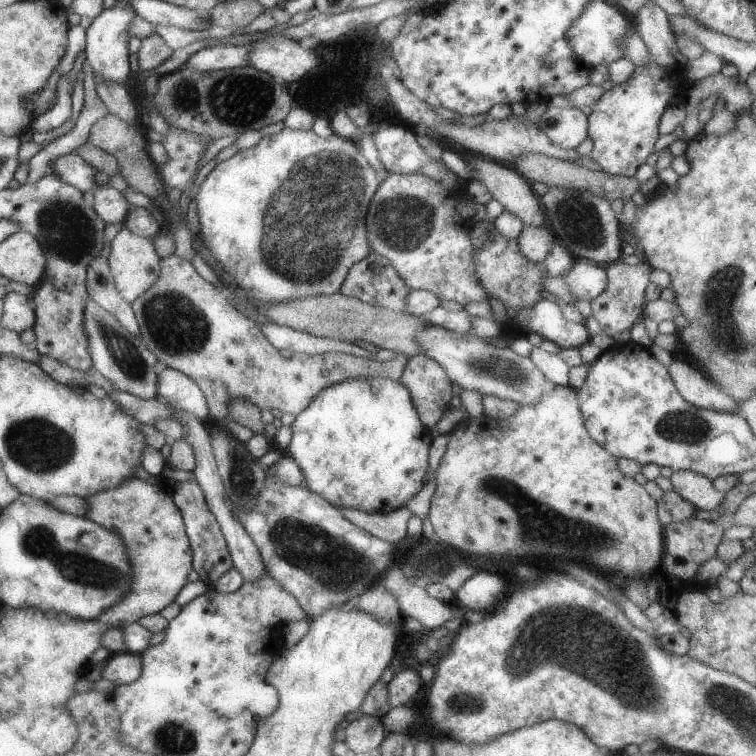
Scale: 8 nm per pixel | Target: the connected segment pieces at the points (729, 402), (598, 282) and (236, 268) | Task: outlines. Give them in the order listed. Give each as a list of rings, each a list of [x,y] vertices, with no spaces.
[[[672,360],[666,368],[677,393],[691,406],[713,412],[738,412],[739,403],[724,394],[697,368]]]
[[[575,258],[571,268],[561,272],[561,280],[576,301],[591,302],[607,287],[605,266]]]
[[[284,127],[277,134],[262,137],[257,145],[252,148],[237,150],[231,158],[215,164],[213,170],[205,176],[194,197],[197,217],[199,217],[198,235],[203,242],[203,246],[213,254],[213,260],[217,260],[217,264],[221,264],[221,270],[225,270],[227,276],[233,280],[233,284],[237,284],[237,288],[241,288],[245,292],[245,296],[249,296],[257,302],[273,304],[309,296],[335,295],[340,292],[349,268],[371,252],[367,236],[365,236],[367,234],[365,212],[367,212],[367,204],[369,204],[377,186],[378,182],[373,168],[362,156],[357,142],[342,138],[337,134],[331,134],[329,138],[319,138],[311,130],[290,130]]]

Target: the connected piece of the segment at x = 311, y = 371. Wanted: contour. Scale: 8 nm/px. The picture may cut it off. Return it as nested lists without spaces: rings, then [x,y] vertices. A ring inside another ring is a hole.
[[[174,255],[160,260],[159,277],[155,284],[130,303],[139,326],[141,341],[152,352],[154,358],[162,362],[165,367],[189,376],[203,392],[209,410],[208,422],[226,418],[229,414],[229,400],[235,400],[235,398],[245,398],[260,410],[277,409],[281,413],[297,415],[307,408],[307,404],[313,400],[317,392],[331,384],[337,384],[349,378],[377,376],[399,380],[405,369],[407,358],[402,353],[395,354],[395,358],[386,363],[339,352],[296,353],[290,358],[283,358],[277,348],[269,344],[256,324],[229,303],[223,293],[221,294],[212,284],[197,274],[189,260],[177,258]]]

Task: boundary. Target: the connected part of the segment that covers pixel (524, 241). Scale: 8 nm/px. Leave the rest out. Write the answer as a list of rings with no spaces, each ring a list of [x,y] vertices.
[[[544,224],[544,226],[524,226],[516,240],[521,256],[525,256],[527,262],[541,265],[551,249],[551,242],[555,241],[556,237]]]

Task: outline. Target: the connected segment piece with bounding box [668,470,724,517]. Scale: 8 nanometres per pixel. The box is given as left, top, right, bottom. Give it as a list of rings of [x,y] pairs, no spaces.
[[[689,470],[672,472],[668,479],[671,482],[672,491],[681,496],[682,500],[689,502],[693,508],[713,512],[716,517],[719,516],[717,508],[721,508],[724,494],[715,490],[712,480]]]

